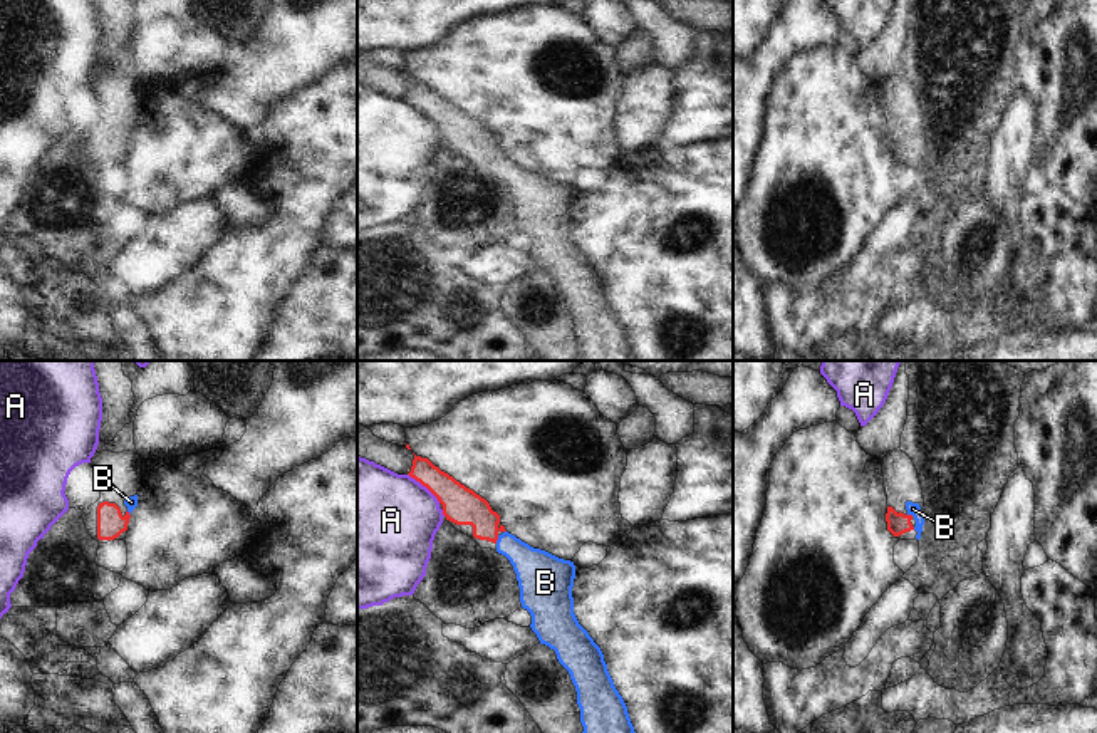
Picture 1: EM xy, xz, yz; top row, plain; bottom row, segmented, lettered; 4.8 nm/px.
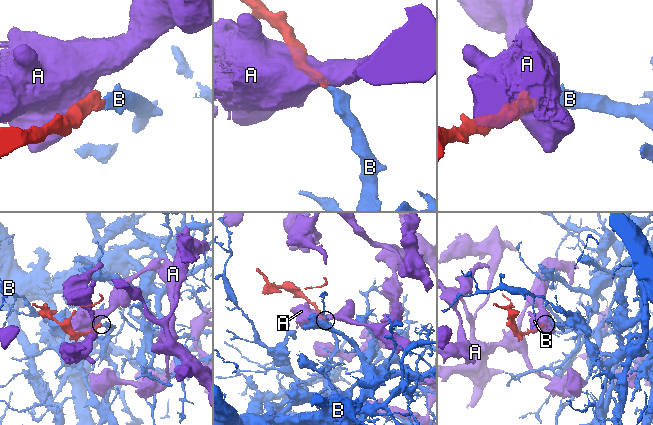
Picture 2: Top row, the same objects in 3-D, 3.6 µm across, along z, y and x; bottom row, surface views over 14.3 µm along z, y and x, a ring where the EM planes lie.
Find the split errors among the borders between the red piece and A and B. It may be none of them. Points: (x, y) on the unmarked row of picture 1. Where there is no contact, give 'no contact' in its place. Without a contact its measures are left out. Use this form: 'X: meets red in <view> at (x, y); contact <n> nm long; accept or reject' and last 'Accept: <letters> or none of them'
A: meets red in xz at (425, 109); contact 220 nm long; reject
B: meets red in xz at (497, 163); contact 40 nm long; accept
Accept: B

